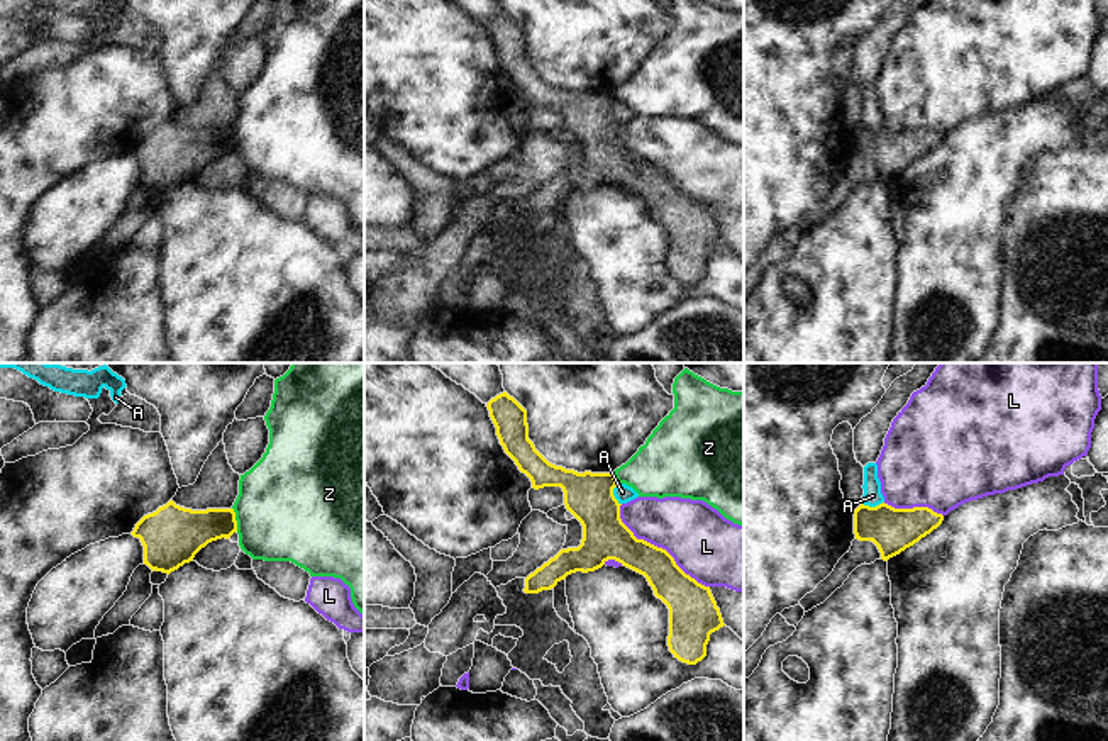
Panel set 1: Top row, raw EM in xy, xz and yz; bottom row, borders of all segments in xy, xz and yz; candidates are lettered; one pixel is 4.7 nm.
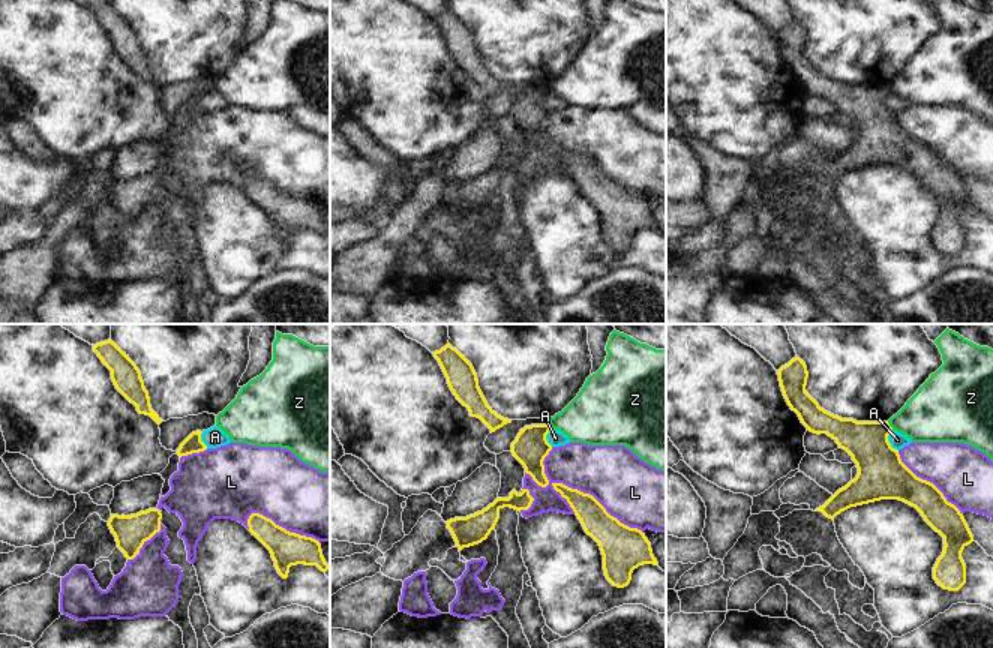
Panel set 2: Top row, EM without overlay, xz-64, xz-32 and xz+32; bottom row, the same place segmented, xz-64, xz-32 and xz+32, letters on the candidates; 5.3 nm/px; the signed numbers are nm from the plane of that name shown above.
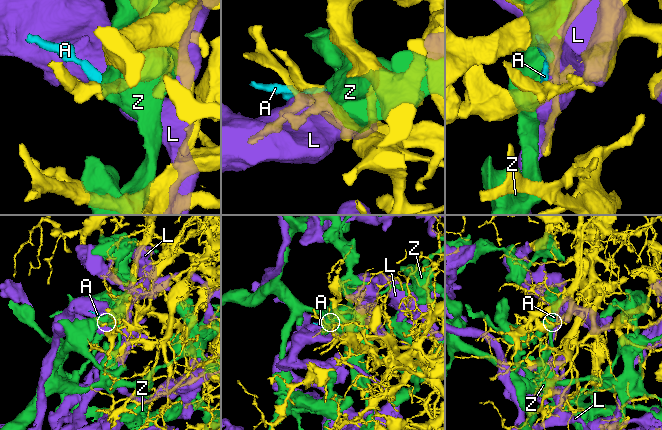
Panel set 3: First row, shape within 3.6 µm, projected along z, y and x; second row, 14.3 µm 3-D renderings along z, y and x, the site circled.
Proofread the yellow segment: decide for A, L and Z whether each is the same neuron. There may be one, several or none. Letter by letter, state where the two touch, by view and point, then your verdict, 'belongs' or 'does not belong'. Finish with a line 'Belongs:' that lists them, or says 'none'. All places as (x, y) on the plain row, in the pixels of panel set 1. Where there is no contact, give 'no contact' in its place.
A: contact xz (612, 114); does not belong
L: contact xz (656, 167); does not belong
Z: contact xy (234, 139); does not belong
Belongs: none

